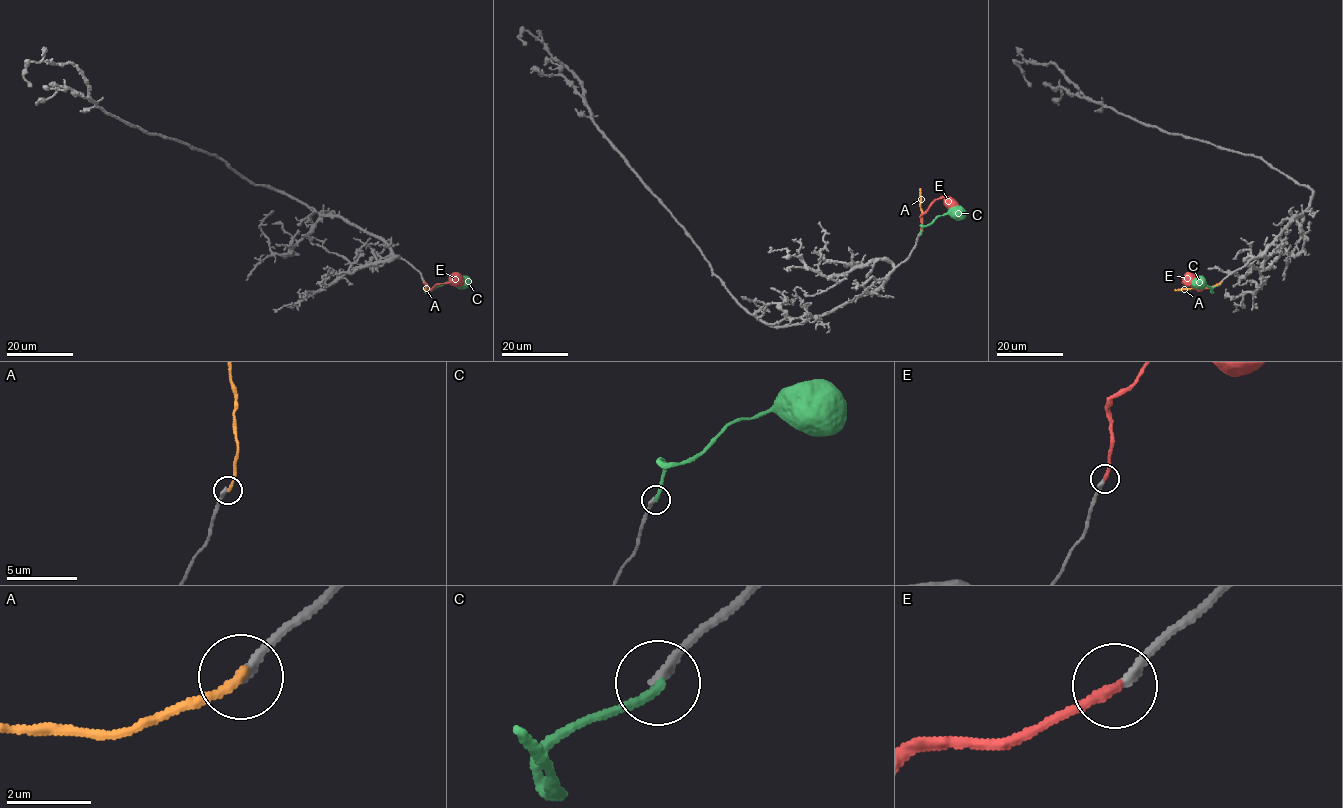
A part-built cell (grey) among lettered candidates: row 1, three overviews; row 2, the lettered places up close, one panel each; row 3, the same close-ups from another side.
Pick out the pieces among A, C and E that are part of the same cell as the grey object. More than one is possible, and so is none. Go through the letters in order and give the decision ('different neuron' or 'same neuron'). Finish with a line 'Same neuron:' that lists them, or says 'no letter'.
A: different neuron
C: same neuron
E: different neuron
Same neuron: C

